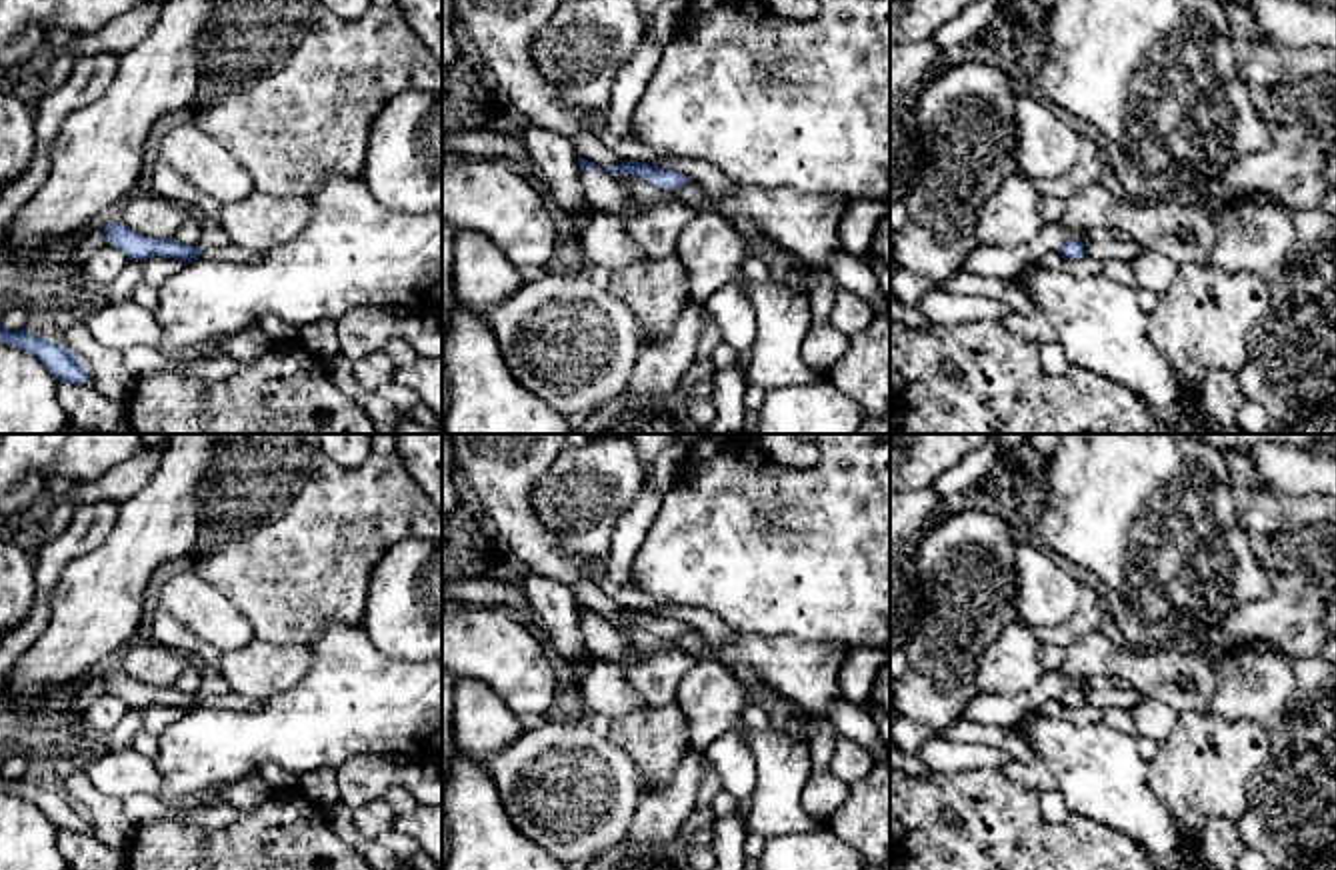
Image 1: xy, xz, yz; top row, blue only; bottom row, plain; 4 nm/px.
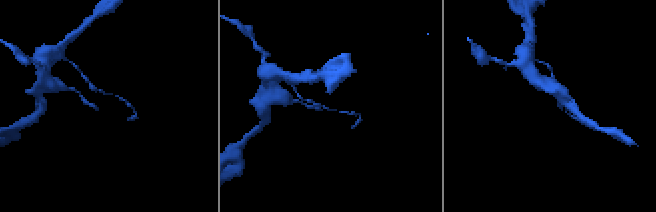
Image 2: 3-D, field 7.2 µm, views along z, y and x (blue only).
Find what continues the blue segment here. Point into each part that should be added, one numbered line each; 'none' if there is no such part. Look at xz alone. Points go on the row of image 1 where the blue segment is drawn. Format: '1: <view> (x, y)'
none

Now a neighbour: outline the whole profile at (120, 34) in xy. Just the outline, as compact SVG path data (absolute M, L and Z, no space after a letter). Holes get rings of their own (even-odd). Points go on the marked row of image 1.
M138 0L132 10L108 22L102 30L74 36L66 50L74 58L100 52L122 56L150 32L164 4L166 0Z

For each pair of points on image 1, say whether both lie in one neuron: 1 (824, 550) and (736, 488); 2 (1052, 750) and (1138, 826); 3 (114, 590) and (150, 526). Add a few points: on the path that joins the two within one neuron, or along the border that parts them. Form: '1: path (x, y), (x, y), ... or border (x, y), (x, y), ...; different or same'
1: path (802, 550), (758, 510); same
2: path (1074, 762), (1116, 804); same
3: path (116, 574), (138, 542); same

